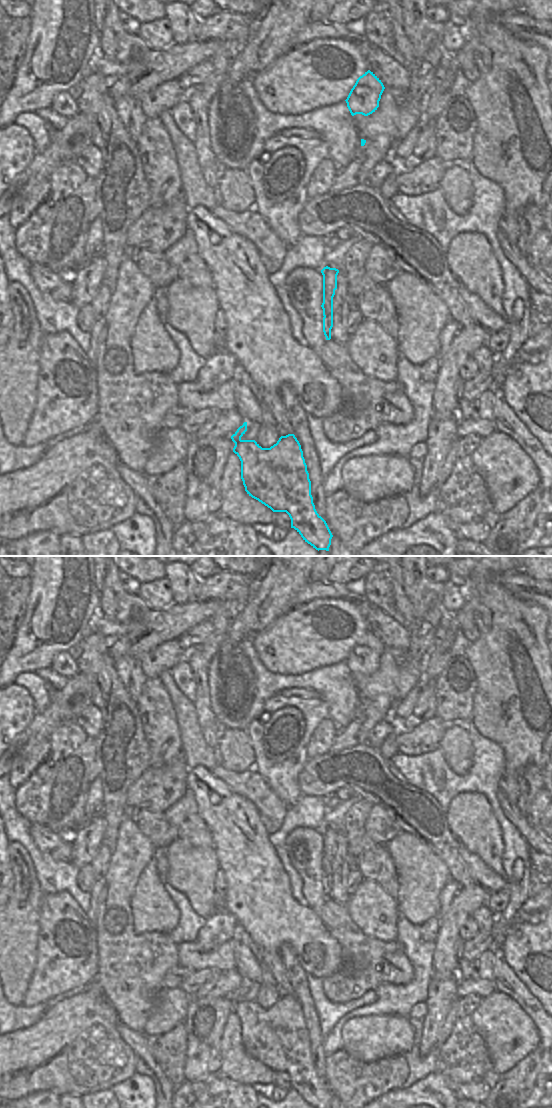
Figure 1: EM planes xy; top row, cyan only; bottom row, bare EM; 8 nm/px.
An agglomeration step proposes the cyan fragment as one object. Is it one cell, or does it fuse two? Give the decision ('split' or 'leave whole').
split

